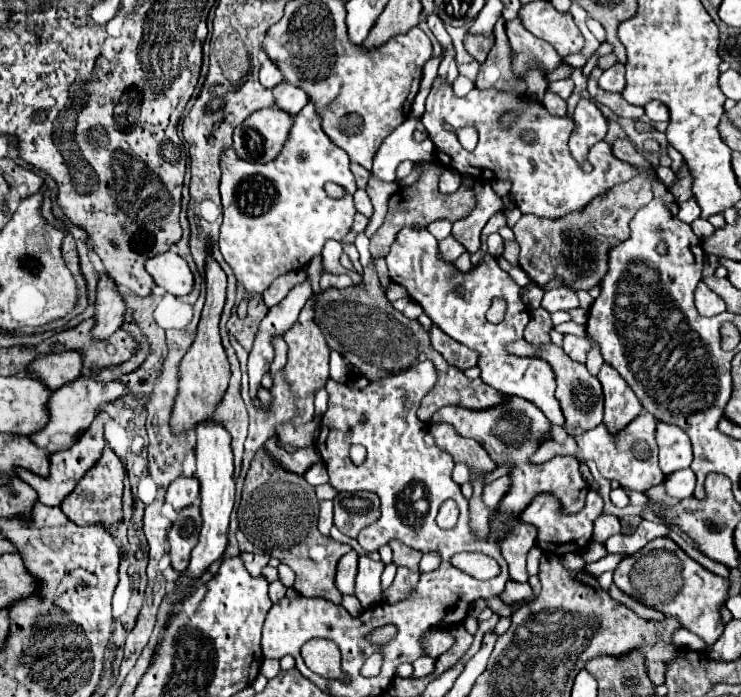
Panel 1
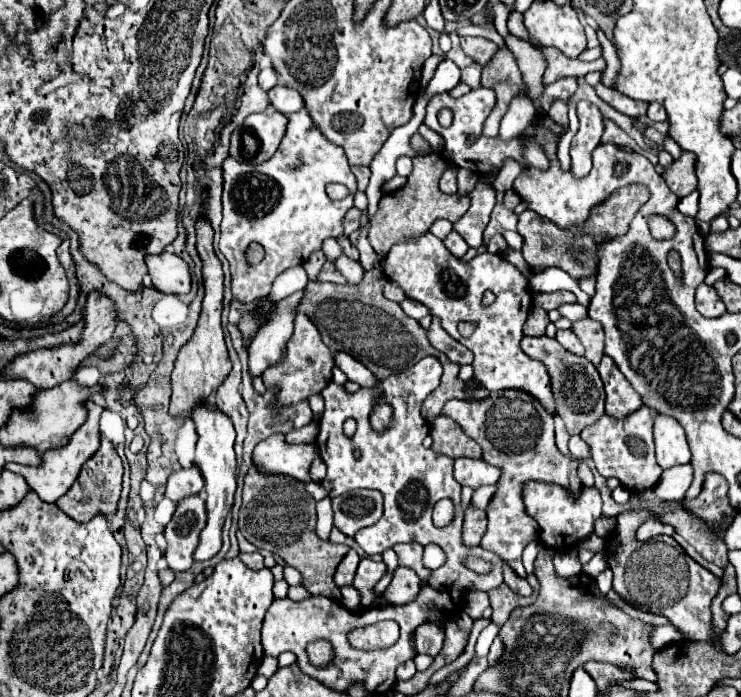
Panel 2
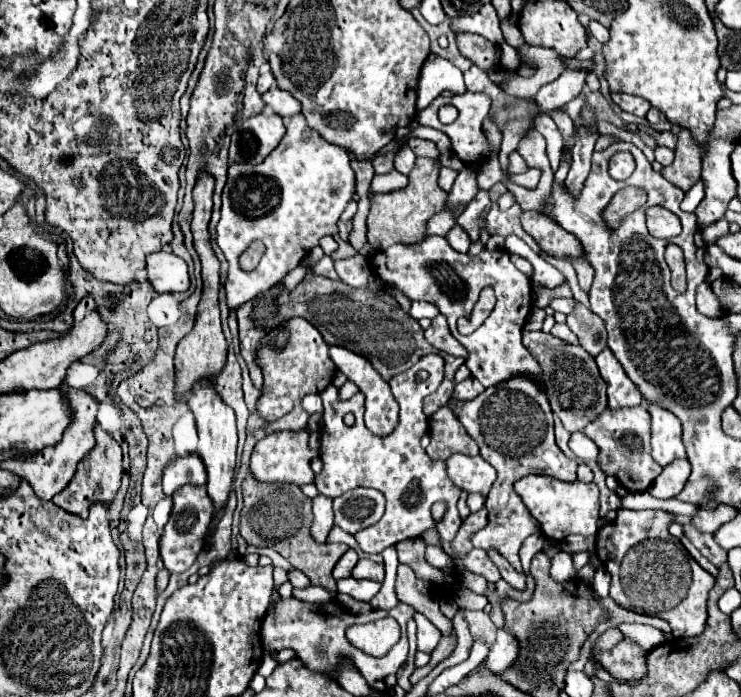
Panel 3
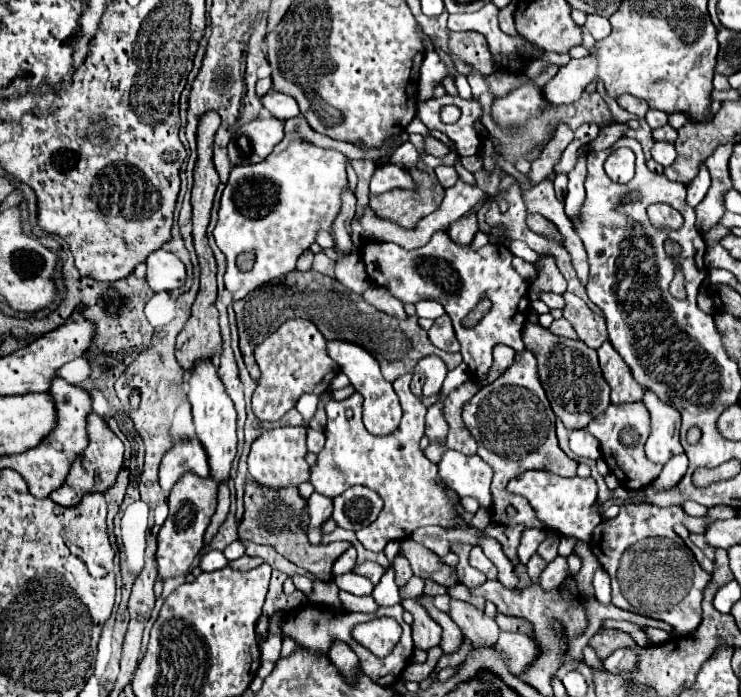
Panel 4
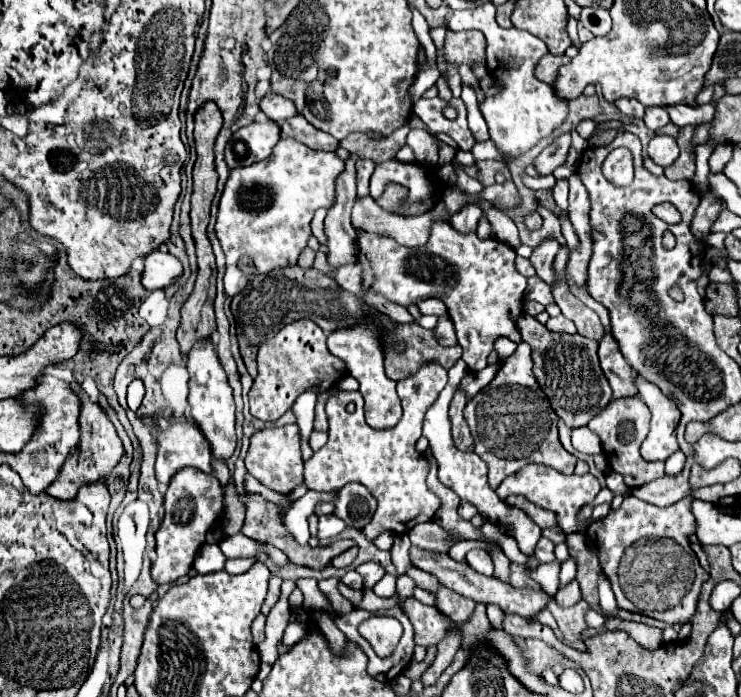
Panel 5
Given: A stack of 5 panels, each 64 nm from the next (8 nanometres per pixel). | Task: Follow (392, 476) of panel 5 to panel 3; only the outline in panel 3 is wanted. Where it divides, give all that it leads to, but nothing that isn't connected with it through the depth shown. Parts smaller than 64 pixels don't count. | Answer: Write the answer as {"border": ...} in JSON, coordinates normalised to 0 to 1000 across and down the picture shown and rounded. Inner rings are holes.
{"border":[[[591,508],[570,511],[553,531],[540,534],[526,542],[526,560],[540,582],[540,603],[529,623],[513,628],[502,623],[491,611],[491,568],[483,562],[472,574],[459,574],[453,565],[453,554],[445,551],[432,568],[437,574],[437,608],[432,617],[432,657],[435,657],[435,677],[426,683],[424,694],[429,697],[432,709],[443,714],[453,714],[462,706],[470,706],[483,697],[507,700],[521,712],[521,735],[513,749],[505,755],[480,763],[478,772],[483,783],[497,795],[513,795],[518,786],[532,783],[548,772],[564,772],[575,760],[588,758],[594,769],[594,780],[599,792],[610,801],[610,809],[599,815],[602,832],[588,838],[586,849],[599,858],[610,858],[610,846],[615,846],[615,821],[632,818],[656,829],[656,835],[669,838],[675,832],[675,821],[669,809],[661,803],[656,789],[640,786],[632,795],[615,795],[610,789],[613,766],[621,758],[621,740],[615,732],[618,720],[618,700],[602,683],[602,660],[583,660],[575,646],[567,640],[567,628],[578,620],[578,600],[570,591],[570,574],[583,565],[599,542],[599,516]],[[567,531],[575,534],[575,542],[567,542]],[[475,591],[480,597],[480,608],[470,614],[464,608],[464,597]],[[599,717],[605,720],[605,735],[596,749],[586,749],[580,729],[586,720]]]}

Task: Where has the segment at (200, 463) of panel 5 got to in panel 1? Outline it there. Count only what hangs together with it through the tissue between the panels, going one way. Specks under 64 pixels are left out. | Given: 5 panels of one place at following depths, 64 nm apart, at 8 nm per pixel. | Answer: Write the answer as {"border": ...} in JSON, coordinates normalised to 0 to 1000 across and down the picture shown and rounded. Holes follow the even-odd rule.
{"border":[[[243,683],[224,703],[224,720],[232,723],[238,735],[243,735],[243,729],[254,729],[256,723],[267,723],[267,717],[270,717],[270,706],[265,686]]]}

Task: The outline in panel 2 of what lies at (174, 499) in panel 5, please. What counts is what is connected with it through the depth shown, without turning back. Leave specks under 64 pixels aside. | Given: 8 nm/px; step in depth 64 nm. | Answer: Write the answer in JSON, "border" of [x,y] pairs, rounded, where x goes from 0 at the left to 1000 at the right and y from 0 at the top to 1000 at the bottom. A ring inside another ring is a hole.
{"border":[[[256,712],[238,726],[238,735],[224,755],[227,775],[224,803],[235,821],[248,821],[259,812],[259,792],[267,783],[267,769],[278,755],[278,729],[270,712]]]}

